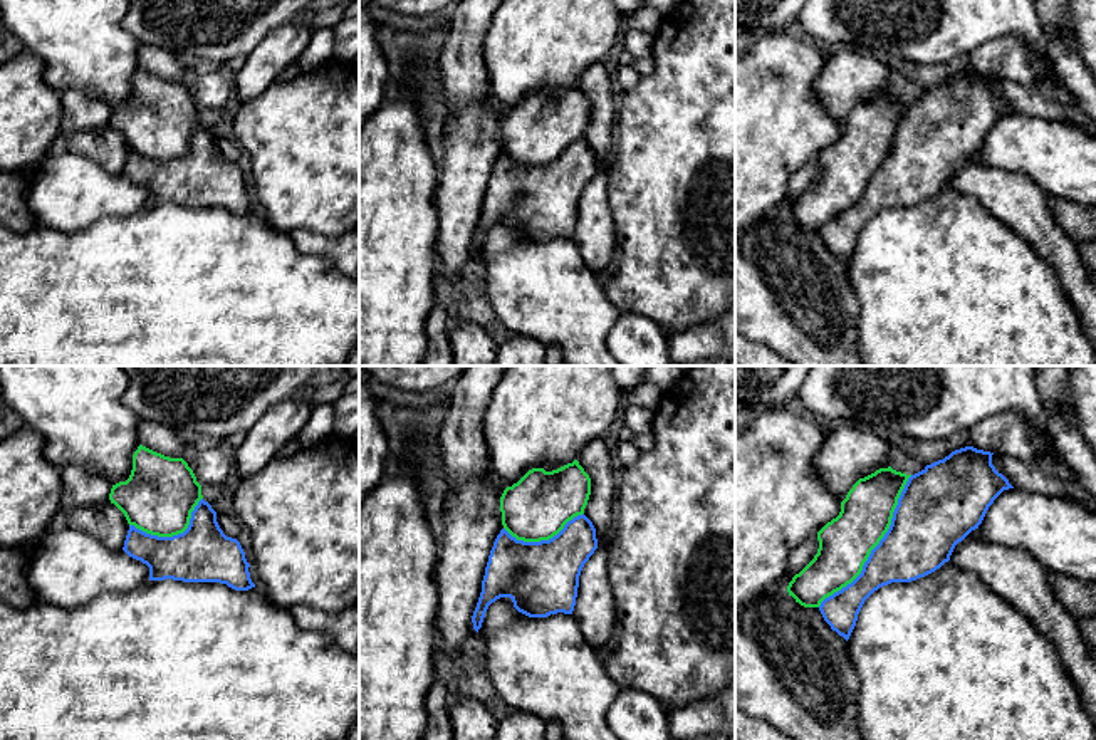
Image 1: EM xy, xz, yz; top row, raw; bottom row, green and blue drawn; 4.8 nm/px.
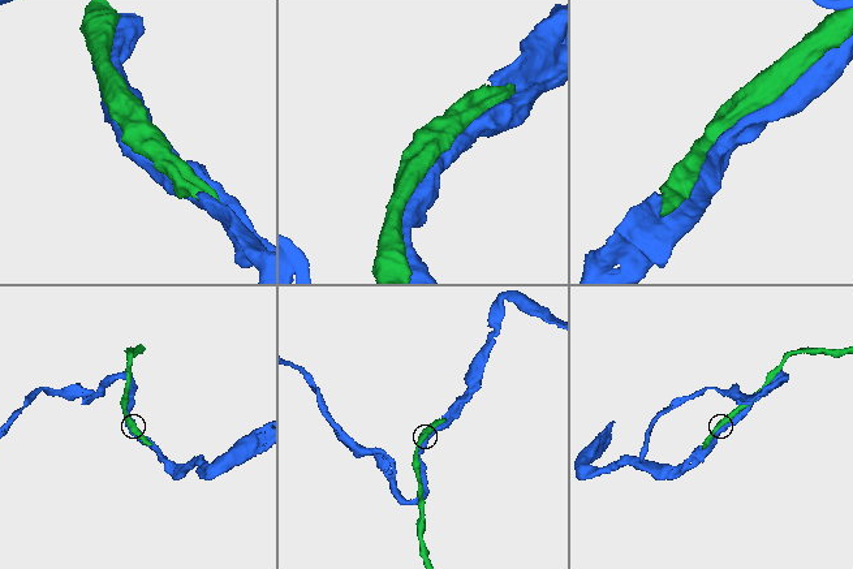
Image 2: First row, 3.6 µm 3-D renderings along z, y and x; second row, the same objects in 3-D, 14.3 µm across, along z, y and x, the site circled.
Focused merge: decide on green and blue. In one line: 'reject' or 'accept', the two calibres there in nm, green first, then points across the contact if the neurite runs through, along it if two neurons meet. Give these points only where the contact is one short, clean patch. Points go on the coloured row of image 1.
accept; 260 nm thick on the green side, 340 nm on the other

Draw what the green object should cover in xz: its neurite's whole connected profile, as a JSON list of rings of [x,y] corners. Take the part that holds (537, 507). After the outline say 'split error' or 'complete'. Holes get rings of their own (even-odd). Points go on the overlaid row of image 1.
[[[577,460],[552,472],[532,468],[504,490],[500,497],[504,529],[490,550],[472,616],[477,633],[488,606],[500,597],[510,597],[514,607],[529,618],[572,614],[581,571],[598,549],[596,529],[584,515],[589,495],[591,478]]]; split error

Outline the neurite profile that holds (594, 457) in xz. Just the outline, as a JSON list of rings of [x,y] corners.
[[[603,438],[589,441],[577,456],[591,478],[591,495],[584,515],[596,529],[598,547],[608,549],[614,527],[616,482],[613,480],[609,448]]]

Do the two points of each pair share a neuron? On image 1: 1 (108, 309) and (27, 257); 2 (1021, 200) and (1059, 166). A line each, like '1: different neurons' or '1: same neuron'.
1: same neuron
2: different neurons

